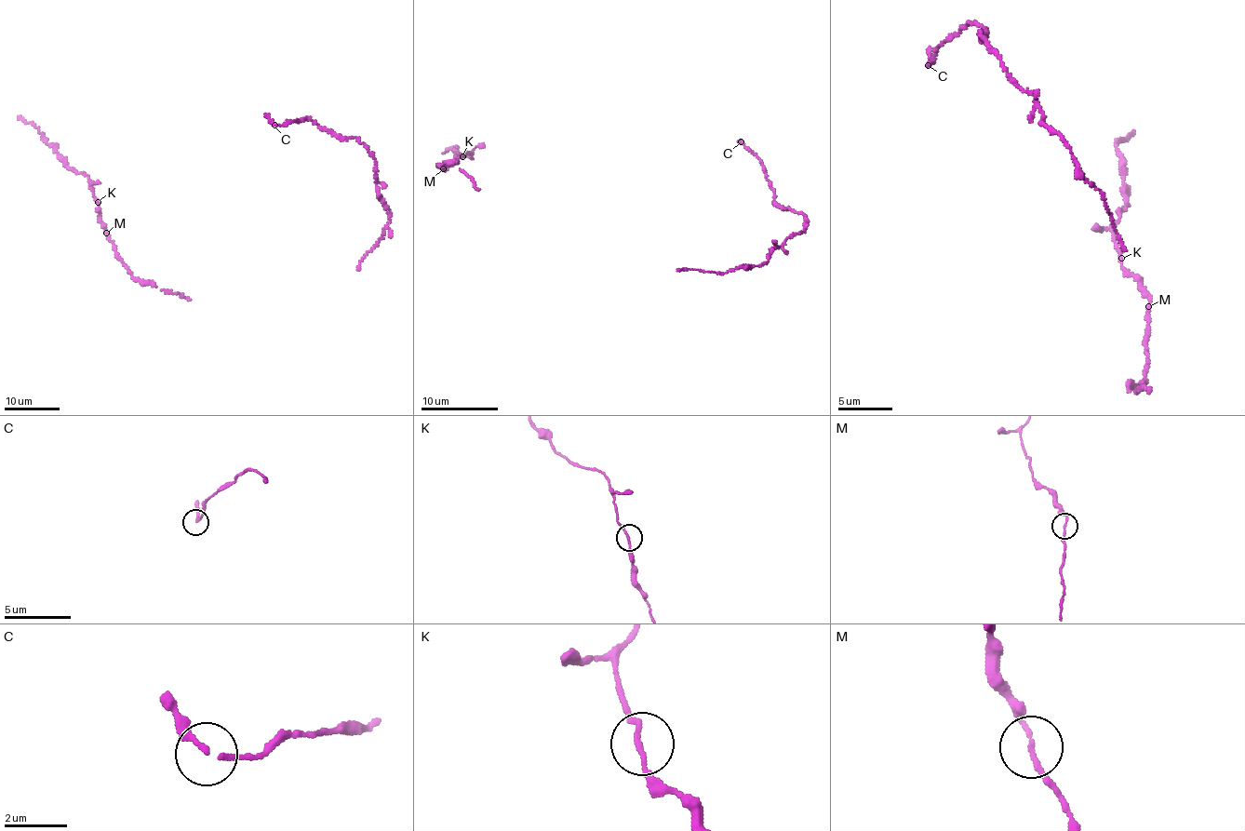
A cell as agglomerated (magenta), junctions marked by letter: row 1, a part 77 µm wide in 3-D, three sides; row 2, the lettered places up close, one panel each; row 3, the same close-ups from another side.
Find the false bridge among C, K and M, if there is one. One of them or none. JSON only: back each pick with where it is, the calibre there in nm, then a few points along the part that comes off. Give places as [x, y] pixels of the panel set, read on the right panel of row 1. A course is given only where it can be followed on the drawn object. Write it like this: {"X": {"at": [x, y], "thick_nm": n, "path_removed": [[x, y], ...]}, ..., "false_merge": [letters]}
{"false_merge": []}

